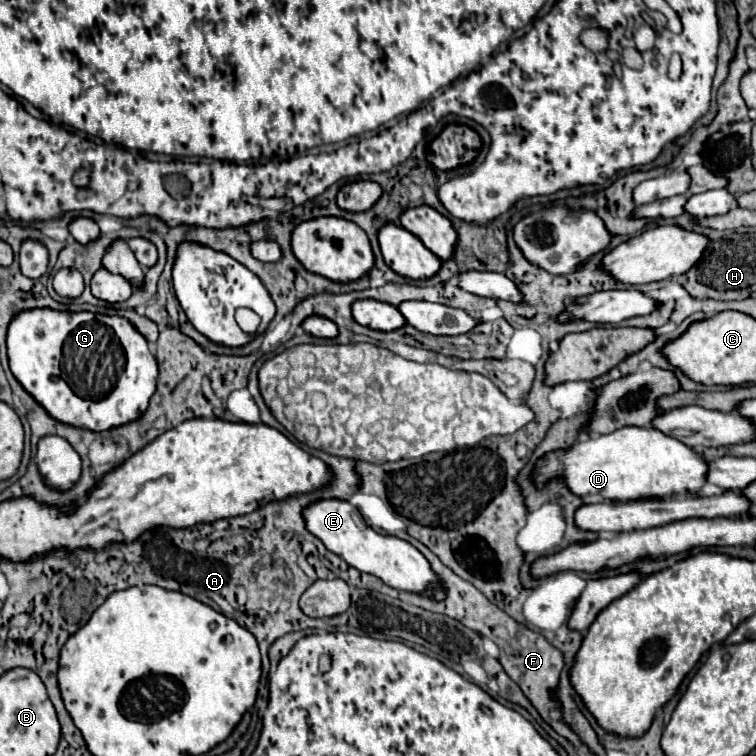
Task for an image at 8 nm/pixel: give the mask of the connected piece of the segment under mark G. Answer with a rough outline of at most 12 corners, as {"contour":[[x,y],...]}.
{"contour":[[121,316],[9,322],[13,376],[55,420],[133,422],[157,360]]}

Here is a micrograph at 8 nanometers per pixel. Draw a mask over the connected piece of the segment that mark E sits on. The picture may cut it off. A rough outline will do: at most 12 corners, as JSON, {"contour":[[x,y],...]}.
{"contour":[[337,498],[303,510],[305,528],[359,572],[445,598],[425,556],[377,534]]}

